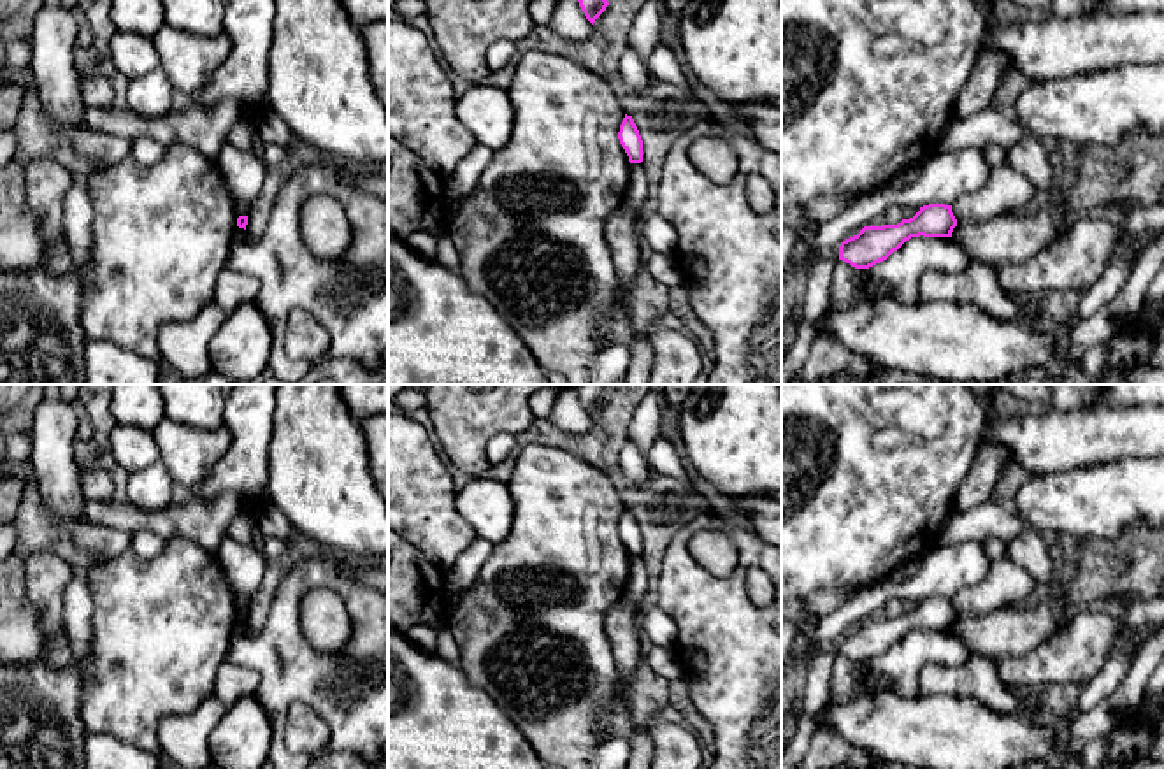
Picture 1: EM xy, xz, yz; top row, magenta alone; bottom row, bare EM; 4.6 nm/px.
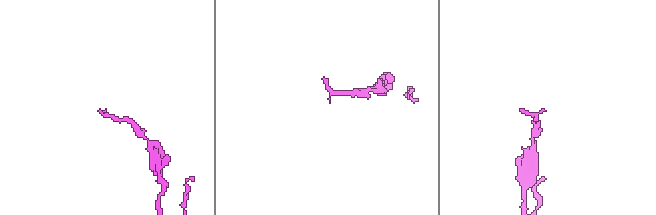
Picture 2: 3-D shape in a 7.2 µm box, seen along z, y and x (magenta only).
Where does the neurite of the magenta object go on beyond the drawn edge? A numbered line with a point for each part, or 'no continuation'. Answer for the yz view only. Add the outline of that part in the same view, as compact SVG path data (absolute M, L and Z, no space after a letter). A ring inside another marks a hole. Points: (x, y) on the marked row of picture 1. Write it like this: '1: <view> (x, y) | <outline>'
no continuation

